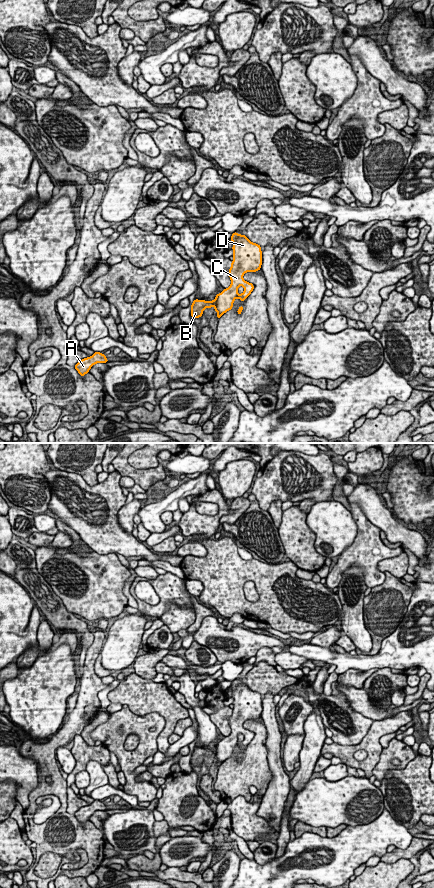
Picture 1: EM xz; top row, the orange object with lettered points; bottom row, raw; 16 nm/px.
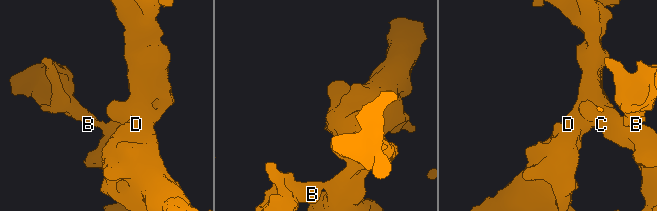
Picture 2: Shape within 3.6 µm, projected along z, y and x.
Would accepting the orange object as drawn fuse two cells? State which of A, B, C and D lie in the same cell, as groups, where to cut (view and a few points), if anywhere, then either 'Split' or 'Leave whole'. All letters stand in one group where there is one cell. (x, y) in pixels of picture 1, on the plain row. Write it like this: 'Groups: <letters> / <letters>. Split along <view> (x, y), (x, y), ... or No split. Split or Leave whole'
Groups: A B C D. No split. Leave whole

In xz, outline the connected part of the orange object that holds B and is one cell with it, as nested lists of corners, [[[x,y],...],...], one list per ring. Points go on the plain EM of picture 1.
[[[237,680],[232,681],[230,688],[233,691],[232,698],[234,699],[232,703],[234,708],[228,718],[231,733],[217,742],[213,749],[195,747],[191,752],[190,762],[192,766],[201,765],[205,756],[210,757],[214,754],[215,759],[218,761],[217,767],[219,767],[224,761],[233,756],[236,746],[243,750],[254,737],[252,731],[243,727],[243,723],[246,720],[256,720],[261,717],[263,710],[261,694]]]

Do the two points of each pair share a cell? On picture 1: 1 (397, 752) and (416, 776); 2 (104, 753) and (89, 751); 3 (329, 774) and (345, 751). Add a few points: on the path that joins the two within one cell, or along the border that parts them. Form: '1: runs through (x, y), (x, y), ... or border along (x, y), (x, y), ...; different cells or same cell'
1: border along (417, 753), (402, 769), (389, 769), (385, 774); different cells
2: runs through (100, 753), (93, 753); same cell
3: border along (342, 762), (347, 765); different cells

